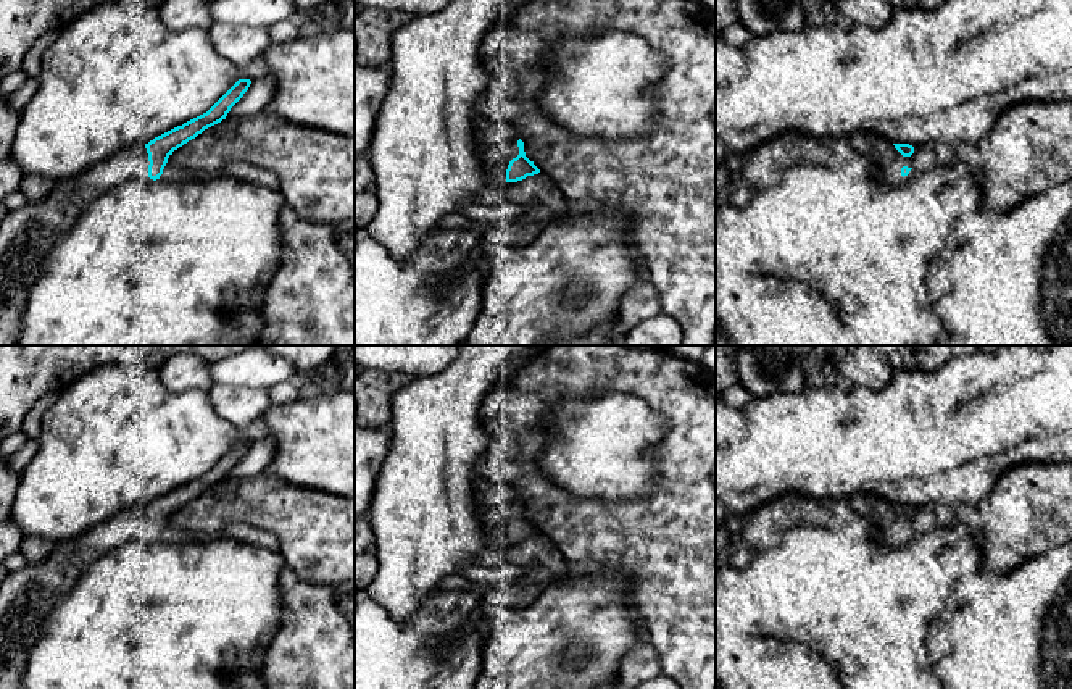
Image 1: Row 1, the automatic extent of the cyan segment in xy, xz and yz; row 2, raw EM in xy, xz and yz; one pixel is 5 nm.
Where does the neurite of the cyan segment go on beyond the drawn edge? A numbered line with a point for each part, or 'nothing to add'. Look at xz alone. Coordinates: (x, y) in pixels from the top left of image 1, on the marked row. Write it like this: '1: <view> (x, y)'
1: xz (497, 142)

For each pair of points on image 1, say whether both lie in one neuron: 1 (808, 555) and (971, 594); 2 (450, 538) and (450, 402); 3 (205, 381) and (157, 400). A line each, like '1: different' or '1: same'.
1: different
2: same
3: different

